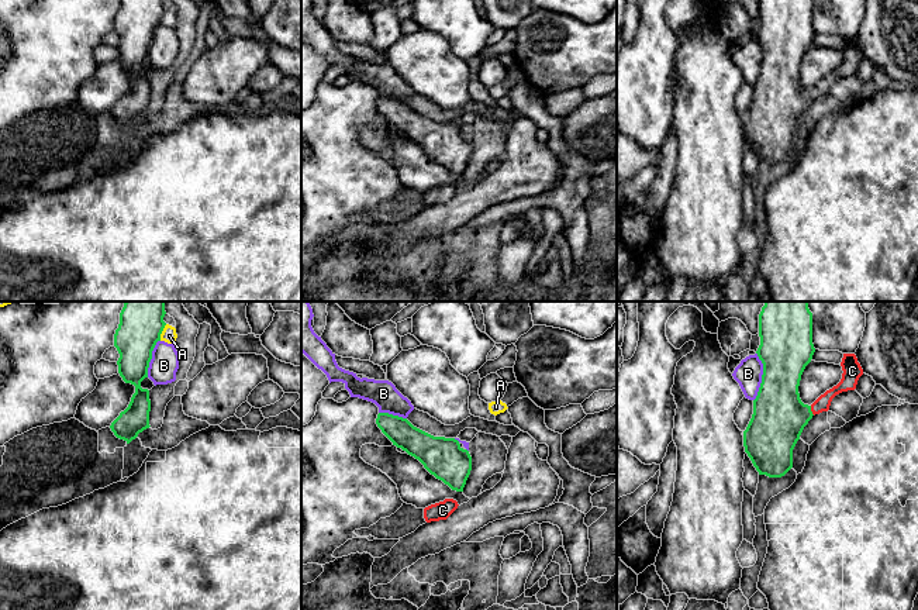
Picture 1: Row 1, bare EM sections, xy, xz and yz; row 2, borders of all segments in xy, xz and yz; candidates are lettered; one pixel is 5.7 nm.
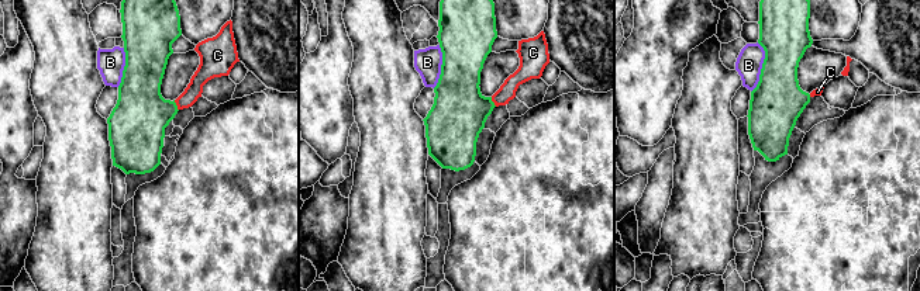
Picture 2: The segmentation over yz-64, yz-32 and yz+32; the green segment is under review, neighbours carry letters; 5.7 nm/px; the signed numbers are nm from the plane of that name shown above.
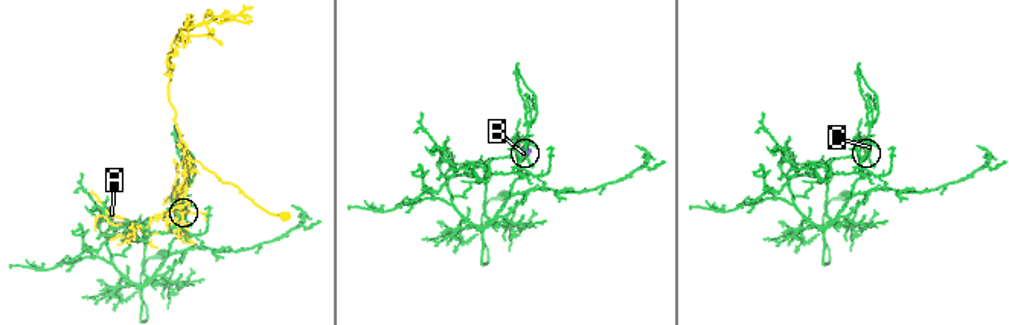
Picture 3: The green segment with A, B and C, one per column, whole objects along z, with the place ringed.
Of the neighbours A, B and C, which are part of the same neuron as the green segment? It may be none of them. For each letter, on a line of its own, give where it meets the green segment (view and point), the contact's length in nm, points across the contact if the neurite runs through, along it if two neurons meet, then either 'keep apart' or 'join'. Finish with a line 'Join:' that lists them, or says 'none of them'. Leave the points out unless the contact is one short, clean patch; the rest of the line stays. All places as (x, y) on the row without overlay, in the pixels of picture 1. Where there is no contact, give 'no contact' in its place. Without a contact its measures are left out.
A: meets green in xy at (161, 17); contact 100 nm long; keep apart
B: meets green in yz at (762, 61); contact 280 nm long; keep apart
C: meets green in yz at (810, 95); contact 60 nm long; runs through yz (779, 102), (810, 95), (822, 88); join
Join: C

